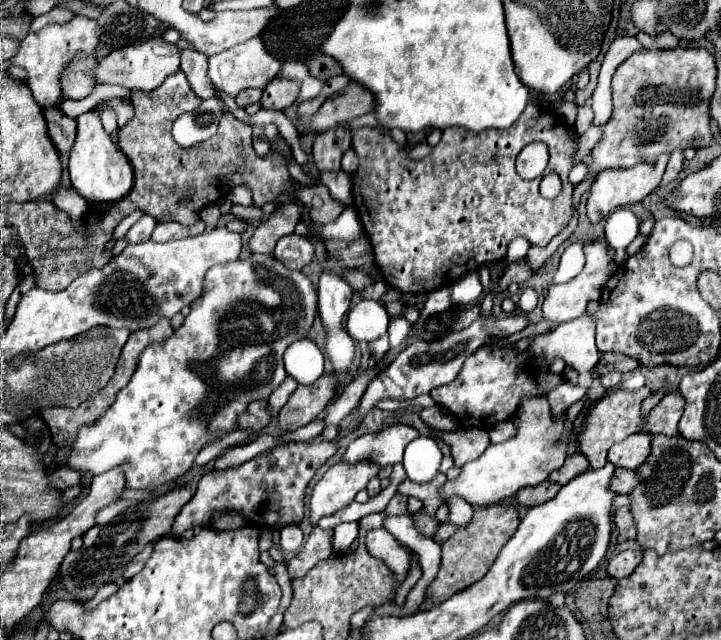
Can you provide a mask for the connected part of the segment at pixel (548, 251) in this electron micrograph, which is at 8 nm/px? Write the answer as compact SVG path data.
M574 212L574 216L572 216L572 220L570 220L570 228L566 226L548 246L544 246L544 248L536 248L536 246L532 246L530 250L528 250L528 256L526 256L526 260L530 262L530 266L532 268L540 268L554 252L556 252L556 248L576 230L576 224L578 224L578 212Z

